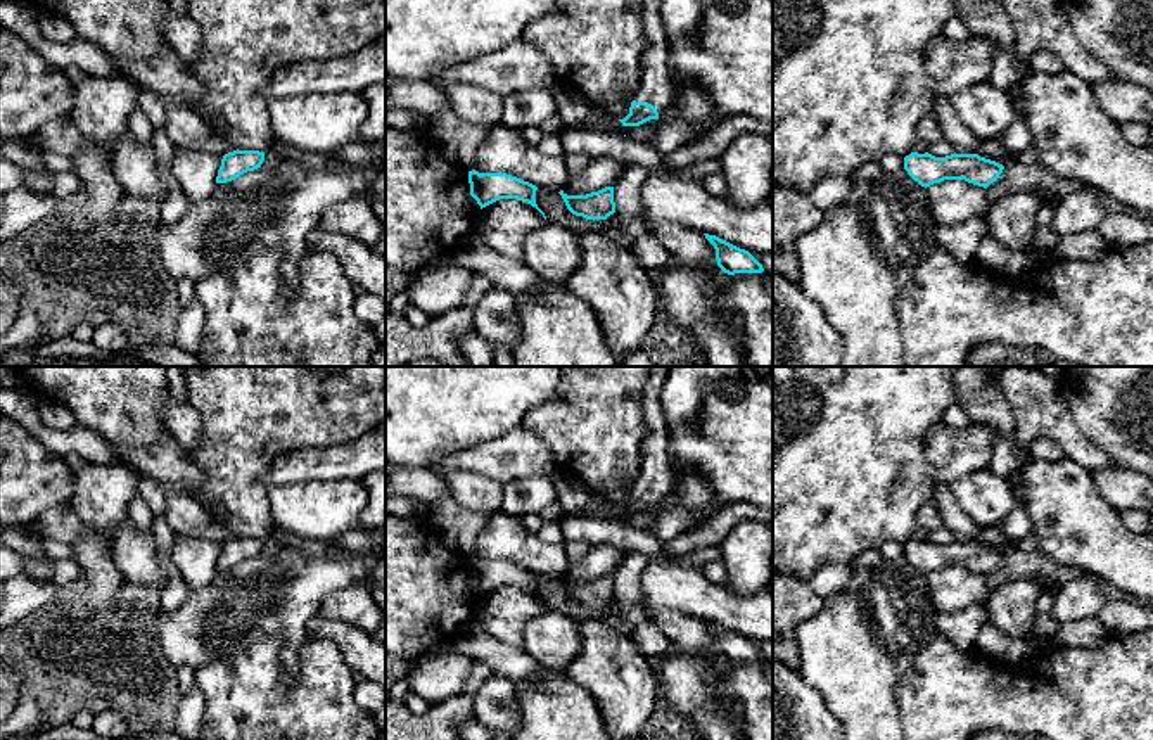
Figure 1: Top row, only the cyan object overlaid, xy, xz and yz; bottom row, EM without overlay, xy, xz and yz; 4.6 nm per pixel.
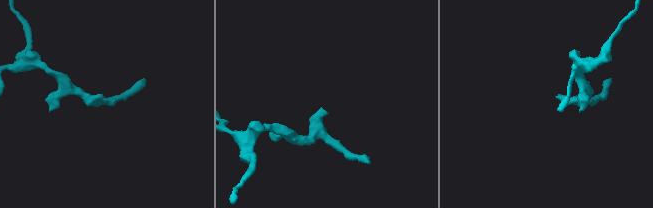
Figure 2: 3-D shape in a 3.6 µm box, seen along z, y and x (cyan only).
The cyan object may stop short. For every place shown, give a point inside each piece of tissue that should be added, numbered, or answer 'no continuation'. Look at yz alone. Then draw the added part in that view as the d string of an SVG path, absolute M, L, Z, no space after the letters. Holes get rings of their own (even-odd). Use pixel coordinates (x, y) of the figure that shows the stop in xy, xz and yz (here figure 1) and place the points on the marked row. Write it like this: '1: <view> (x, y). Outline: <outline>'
no continuation

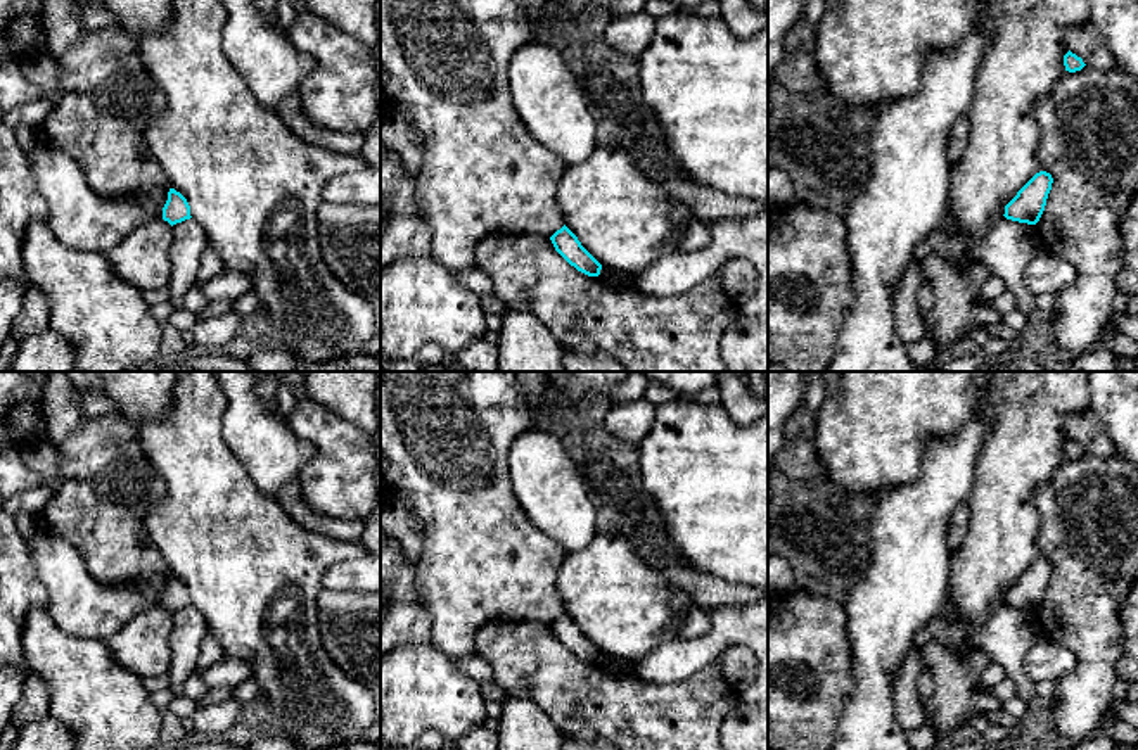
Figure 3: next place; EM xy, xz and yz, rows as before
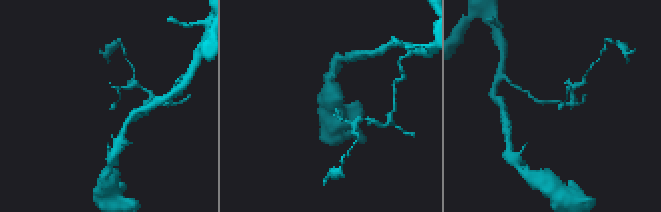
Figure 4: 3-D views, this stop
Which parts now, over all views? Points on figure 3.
no continuation

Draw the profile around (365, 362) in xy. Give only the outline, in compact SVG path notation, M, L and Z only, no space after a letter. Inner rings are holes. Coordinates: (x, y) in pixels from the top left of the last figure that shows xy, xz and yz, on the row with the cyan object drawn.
M361 353L332 361L299 366L294 372L380 372L380 361L370 353Z

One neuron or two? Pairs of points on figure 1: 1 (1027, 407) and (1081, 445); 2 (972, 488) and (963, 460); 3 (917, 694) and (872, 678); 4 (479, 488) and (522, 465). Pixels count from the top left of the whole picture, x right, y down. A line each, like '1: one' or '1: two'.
1: one
2: two
3: two
4: two

